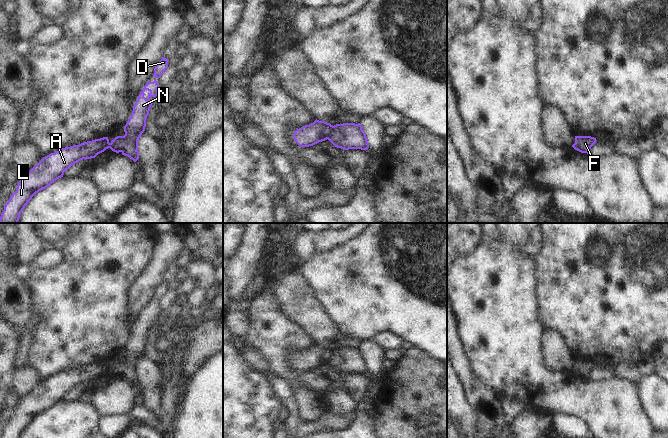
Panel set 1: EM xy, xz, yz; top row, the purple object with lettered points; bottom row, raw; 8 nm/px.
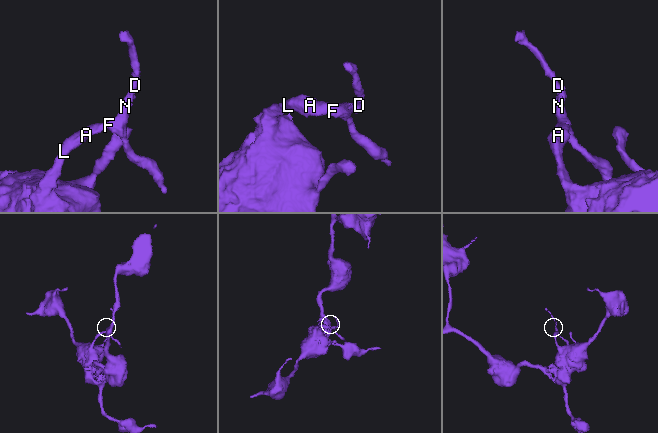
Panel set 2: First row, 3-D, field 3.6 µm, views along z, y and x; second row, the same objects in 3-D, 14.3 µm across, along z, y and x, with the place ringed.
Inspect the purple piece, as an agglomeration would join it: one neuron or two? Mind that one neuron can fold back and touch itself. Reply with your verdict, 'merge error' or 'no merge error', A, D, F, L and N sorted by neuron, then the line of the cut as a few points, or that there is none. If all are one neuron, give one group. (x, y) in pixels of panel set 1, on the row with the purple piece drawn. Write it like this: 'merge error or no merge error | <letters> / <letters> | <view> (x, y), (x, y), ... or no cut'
merge error | A L / D F N | xz (334, 126), (328, 139)

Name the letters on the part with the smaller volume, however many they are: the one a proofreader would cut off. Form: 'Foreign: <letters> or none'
Foreign: D, F, N

